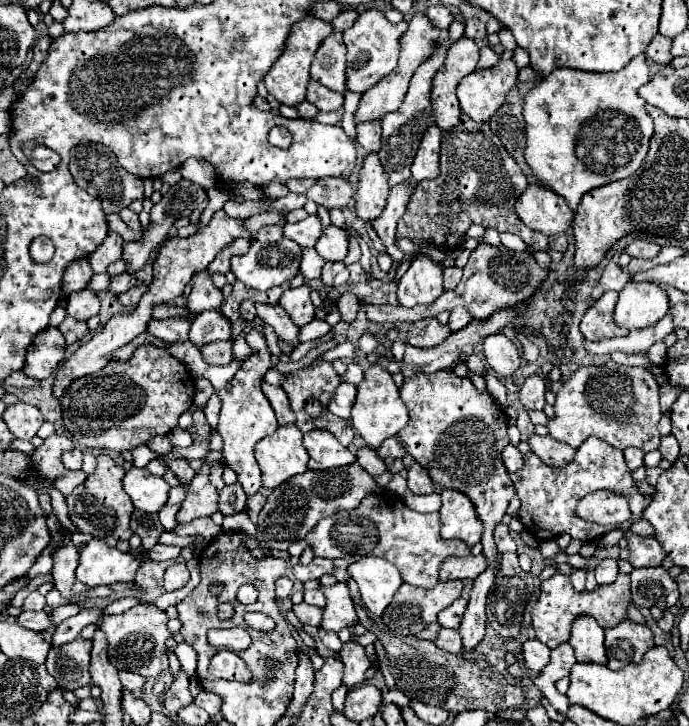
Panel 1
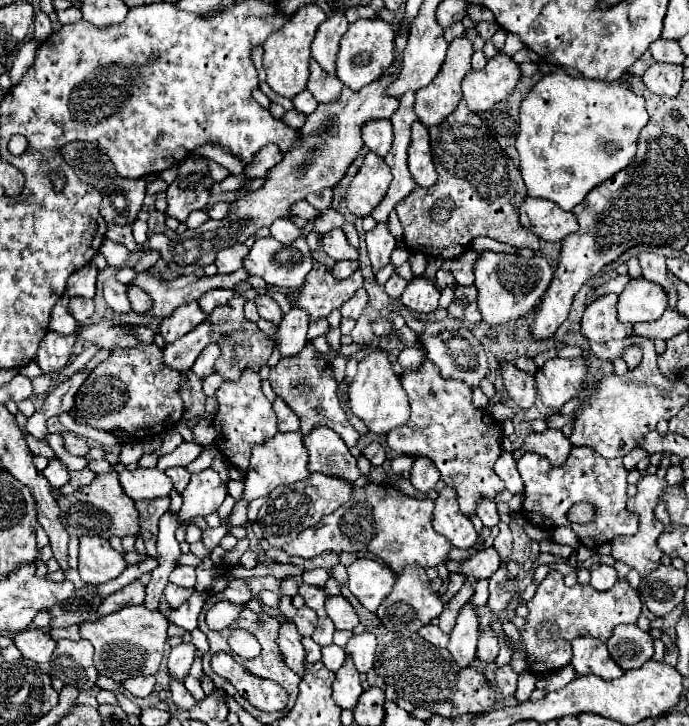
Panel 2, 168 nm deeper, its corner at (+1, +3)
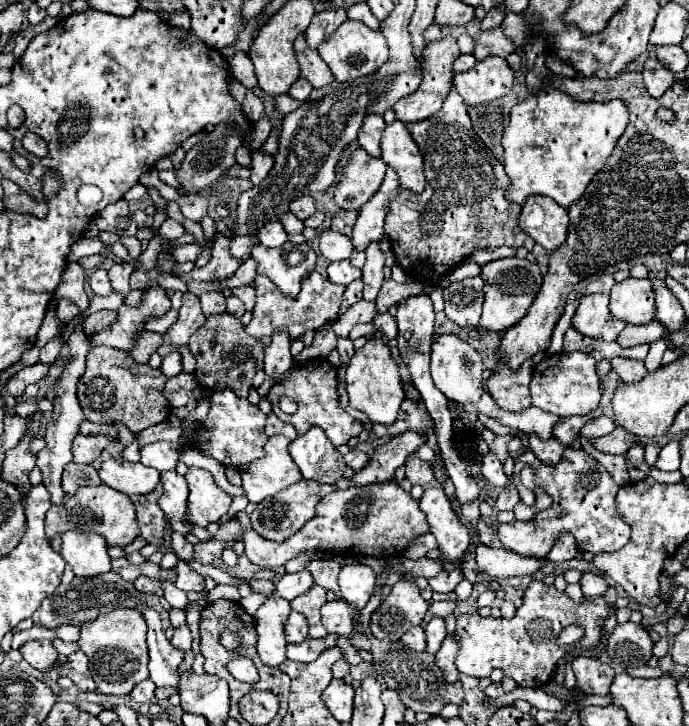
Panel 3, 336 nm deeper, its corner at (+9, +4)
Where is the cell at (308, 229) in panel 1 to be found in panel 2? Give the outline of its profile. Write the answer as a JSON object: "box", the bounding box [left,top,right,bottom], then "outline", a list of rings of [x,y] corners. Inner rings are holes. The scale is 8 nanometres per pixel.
{"box":[269,220,303,246],"outline":[[[285,220],[273,222],[273,226],[269,230],[271,230],[271,236],[275,240],[279,240],[281,244],[285,244],[285,246],[289,246],[293,240],[297,240],[303,234],[291,220],[289,222],[285,222]]]}

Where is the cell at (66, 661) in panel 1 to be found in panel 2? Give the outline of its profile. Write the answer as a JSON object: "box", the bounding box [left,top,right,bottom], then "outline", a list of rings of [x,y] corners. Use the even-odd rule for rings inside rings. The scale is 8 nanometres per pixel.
{"box":[49,640,99,690],"outline":[[[59,640],[49,662],[49,674],[79,690],[93,688],[99,678],[93,666],[93,646],[85,640]]]}

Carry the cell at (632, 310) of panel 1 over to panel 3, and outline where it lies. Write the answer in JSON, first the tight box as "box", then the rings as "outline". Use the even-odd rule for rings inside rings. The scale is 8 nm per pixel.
{"box":[609,279,655,325],"outline":[[[625,279],[611,287],[609,311],[615,319],[643,325],[655,317],[655,295],[649,279]]]}

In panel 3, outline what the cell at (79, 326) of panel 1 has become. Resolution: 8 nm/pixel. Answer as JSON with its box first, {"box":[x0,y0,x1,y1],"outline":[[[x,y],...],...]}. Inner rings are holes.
{"box":[131,331,161,363],"outline":[[[139,331],[133,337],[133,347],[131,347],[131,357],[139,363],[147,363],[149,355],[157,351],[161,345],[161,335],[151,333],[151,331]]]}

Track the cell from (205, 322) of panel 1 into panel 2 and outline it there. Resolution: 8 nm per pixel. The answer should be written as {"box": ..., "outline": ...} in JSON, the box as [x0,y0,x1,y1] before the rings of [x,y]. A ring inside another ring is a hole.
{"box":[163,322,209,374],"outline":[[[203,322],[201,326],[197,326],[197,330],[191,330],[175,344],[167,344],[163,348],[163,364],[169,368],[173,366],[173,370],[185,374],[187,370],[191,370],[193,362],[207,344],[209,344],[209,322]]]}

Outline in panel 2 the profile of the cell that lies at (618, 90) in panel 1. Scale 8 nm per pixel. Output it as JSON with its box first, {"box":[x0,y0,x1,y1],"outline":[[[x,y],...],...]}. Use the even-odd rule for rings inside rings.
{"box":[515,68,649,210],"outline":[[[563,68],[545,74],[521,102],[519,134],[515,148],[519,152],[519,172],[527,188],[527,196],[547,198],[563,210],[573,210],[595,186],[623,170],[637,150],[637,136],[649,116],[643,96],[635,96],[625,88],[623,78],[617,82],[589,82],[589,78],[573,78]]]}

